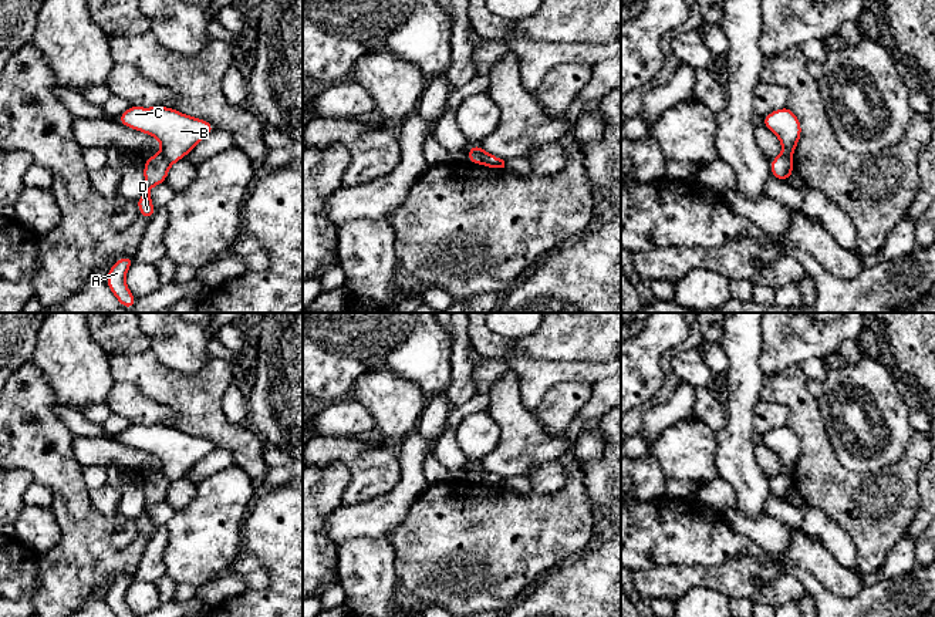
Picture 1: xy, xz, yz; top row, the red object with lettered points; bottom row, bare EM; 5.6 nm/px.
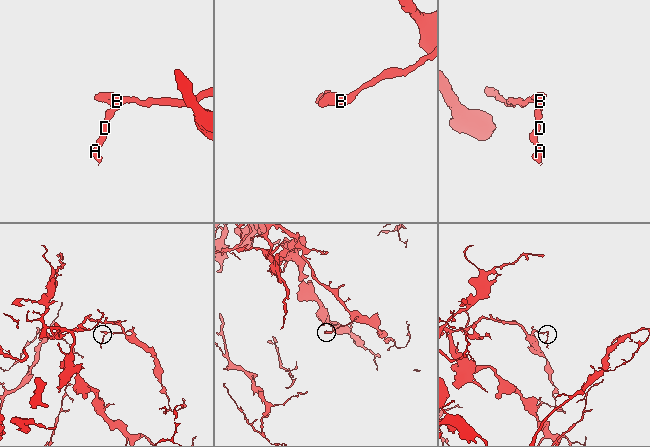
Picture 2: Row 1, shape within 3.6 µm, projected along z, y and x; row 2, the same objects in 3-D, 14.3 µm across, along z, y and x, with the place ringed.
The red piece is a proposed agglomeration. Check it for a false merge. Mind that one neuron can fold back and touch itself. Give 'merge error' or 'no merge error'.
merge error

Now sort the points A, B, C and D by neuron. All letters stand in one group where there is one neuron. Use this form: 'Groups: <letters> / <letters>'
Groups: A D / B C

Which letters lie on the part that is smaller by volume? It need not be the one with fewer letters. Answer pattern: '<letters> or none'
A, D

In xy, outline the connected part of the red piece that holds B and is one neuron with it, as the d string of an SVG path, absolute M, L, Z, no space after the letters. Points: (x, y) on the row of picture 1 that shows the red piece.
M131 105L117 118L122 125L159 139L171 163L185 158L215 127L212 122L185 115L168 107Z

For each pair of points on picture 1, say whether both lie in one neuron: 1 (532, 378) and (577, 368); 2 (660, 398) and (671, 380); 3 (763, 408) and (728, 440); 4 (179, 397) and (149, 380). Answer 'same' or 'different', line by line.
1: same
2: same
3: different
4: same

